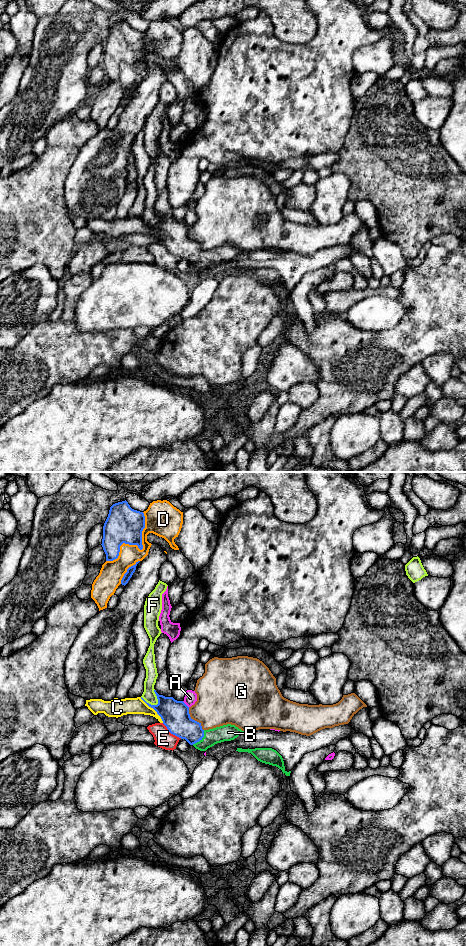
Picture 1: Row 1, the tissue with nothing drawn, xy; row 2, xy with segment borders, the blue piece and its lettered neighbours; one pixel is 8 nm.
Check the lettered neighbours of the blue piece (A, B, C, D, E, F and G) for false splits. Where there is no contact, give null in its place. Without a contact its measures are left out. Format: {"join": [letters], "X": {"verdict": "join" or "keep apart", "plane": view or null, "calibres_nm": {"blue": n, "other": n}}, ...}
{"join": ["B"], "A": {"verdict": "keep apart", "plane": "xy", "calibres_nm": {"blue": 220, "other": 100}}, "B": {"verdict": "join", "plane": "xy", "calibres_nm": {"blue": 220, "other": 130}}, "C": {"verdict": "keep apart", "plane": "xy", "calibres_nm": {"blue": 220, "other": 130}}, "D": {"verdict": "keep apart", "plane": "xy", "calibres_nm": {"blue": 280, "other": 190}}, "E": {"verdict": "keep apart", "plane": "xy", "calibres_nm": {"blue": 220, "other": 150}}, "F": {"verdict": "keep apart", "plane": "xy", "calibres_nm": {"blue": 220, "other": 100}}, "G": {"verdict": "keep apart", "plane": "xy", "calibres_nm": {"blue": 220, "other": 360}}}

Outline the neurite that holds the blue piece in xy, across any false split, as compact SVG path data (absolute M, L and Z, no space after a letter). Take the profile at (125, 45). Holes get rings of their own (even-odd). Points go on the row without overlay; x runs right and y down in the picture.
M126 20L113 24L103 46L101 65L106 74L106 81L118 78L120 66L123 63L137 65L142 70L144 48L145 36L143 32L132 29Z

